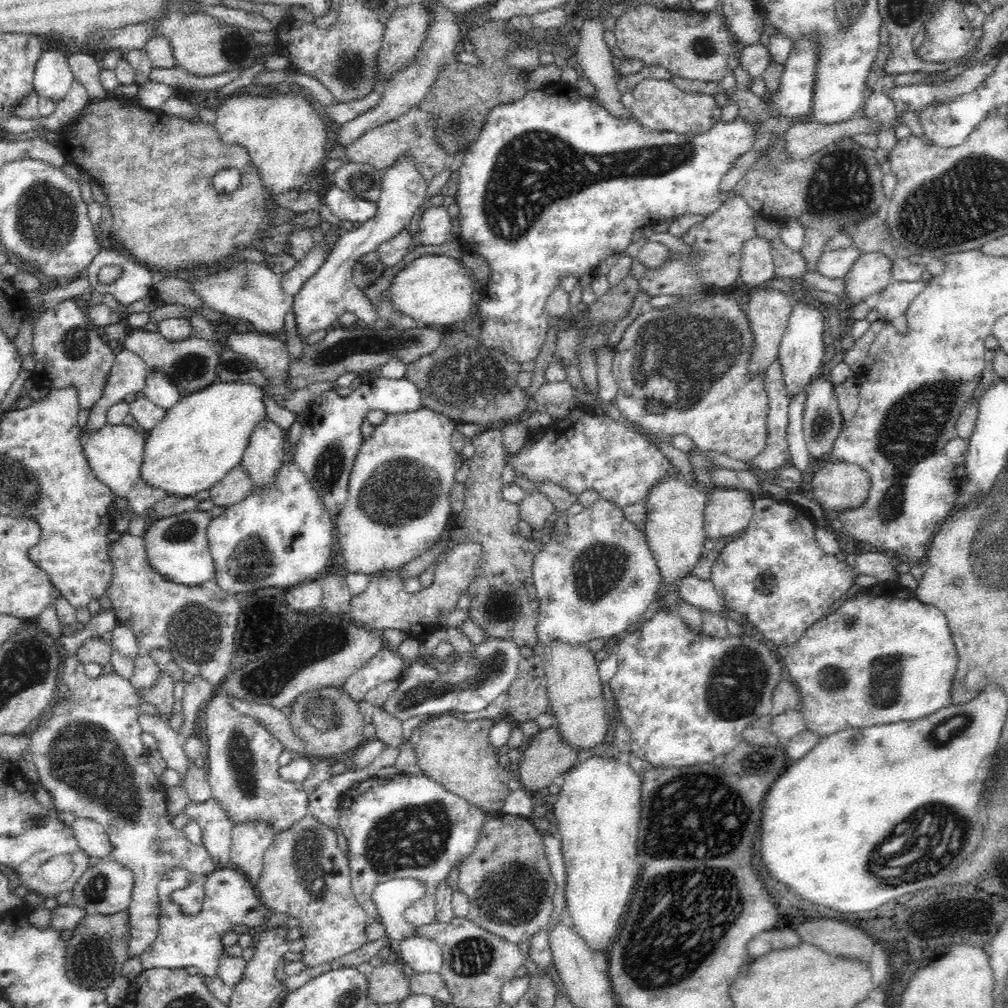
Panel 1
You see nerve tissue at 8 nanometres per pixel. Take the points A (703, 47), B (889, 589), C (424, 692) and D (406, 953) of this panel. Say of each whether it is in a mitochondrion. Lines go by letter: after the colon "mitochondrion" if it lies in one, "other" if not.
A: mitochondrion
B: other
C: mitochondrion
D: other

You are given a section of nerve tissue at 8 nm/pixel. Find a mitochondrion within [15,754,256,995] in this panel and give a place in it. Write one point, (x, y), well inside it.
(93, 957)

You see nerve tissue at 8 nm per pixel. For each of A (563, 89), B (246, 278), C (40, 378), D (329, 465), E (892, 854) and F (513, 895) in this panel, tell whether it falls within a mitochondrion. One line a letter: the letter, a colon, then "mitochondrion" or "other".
A: other
B: mitochondrion
C: other
D: mitochondrion
E: mitochondrion
F: mitochondrion

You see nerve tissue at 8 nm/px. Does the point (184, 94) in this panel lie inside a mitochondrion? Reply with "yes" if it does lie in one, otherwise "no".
no

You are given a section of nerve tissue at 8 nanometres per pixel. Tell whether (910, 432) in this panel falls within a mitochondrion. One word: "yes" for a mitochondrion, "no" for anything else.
yes

